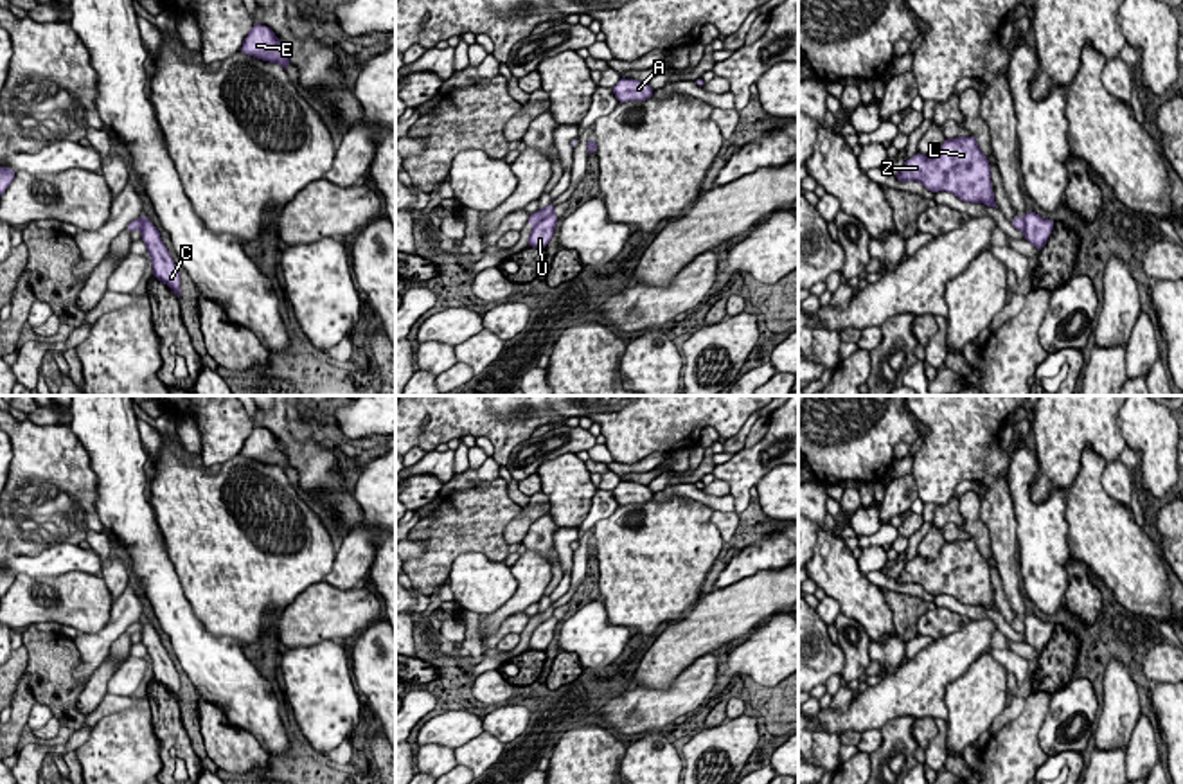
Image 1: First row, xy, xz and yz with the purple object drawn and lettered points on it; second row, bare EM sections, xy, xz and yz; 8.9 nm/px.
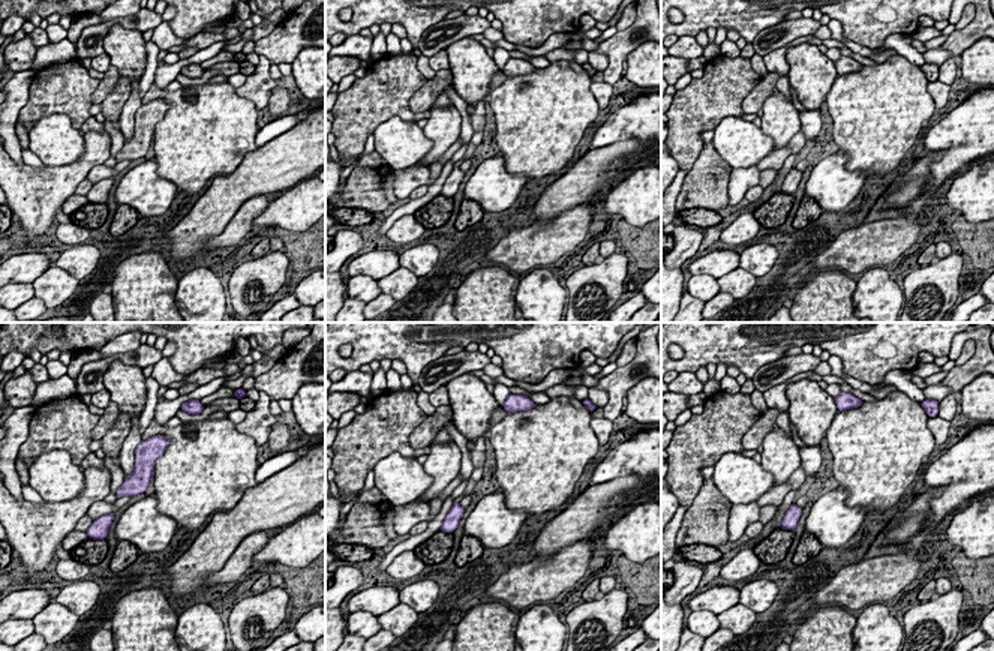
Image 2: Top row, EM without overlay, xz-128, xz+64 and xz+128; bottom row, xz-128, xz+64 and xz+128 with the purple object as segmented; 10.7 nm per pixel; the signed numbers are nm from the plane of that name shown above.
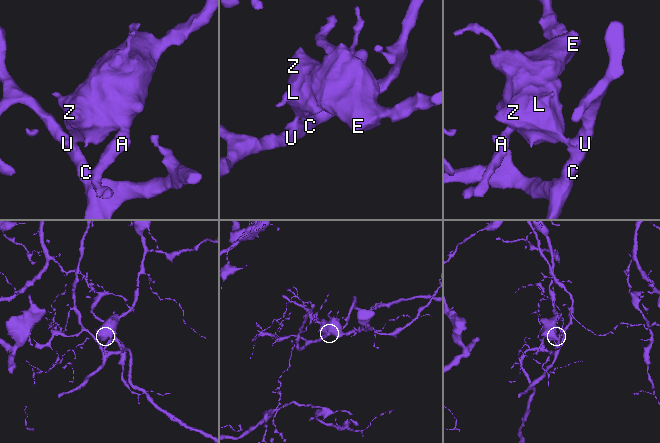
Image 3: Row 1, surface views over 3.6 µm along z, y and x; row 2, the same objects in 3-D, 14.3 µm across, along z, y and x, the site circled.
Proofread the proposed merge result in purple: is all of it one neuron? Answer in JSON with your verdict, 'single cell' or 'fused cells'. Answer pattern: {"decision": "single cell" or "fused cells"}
{"decision": "fused cells"}

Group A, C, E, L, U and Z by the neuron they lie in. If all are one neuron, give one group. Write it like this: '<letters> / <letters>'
A E L Z / C U

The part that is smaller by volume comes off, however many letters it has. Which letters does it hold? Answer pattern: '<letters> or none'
C, U

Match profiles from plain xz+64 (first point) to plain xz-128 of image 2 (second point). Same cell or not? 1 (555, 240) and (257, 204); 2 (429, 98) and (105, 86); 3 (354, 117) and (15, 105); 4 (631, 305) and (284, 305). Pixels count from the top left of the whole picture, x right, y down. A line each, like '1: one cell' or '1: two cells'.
1: one cell
2: one cell
3: two cells
4: one cell

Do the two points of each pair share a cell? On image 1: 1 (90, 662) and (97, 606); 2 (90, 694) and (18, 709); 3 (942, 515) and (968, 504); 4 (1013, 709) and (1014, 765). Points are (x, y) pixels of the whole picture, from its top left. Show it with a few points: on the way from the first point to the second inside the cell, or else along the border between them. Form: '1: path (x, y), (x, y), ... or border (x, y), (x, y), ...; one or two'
1: border (114, 601), (110, 619), (97, 632), (80, 633); two
2: border (85, 686), (78, 700), (78, 709), (83, 714); two
3: border (959, 498), (964, 529); two
4: border (1025, 700), (1023, 711), (991, 738); two

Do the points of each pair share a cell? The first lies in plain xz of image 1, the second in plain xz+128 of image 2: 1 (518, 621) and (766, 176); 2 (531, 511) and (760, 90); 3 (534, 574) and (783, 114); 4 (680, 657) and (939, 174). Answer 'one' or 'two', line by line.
1: two
2: one
3: one
4: two

